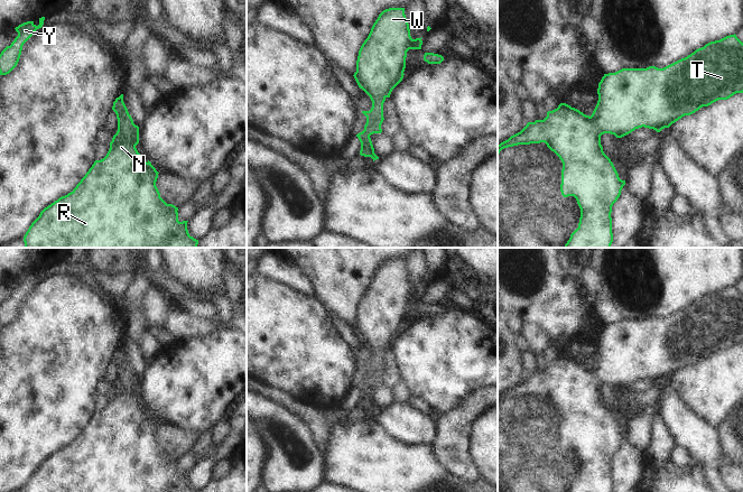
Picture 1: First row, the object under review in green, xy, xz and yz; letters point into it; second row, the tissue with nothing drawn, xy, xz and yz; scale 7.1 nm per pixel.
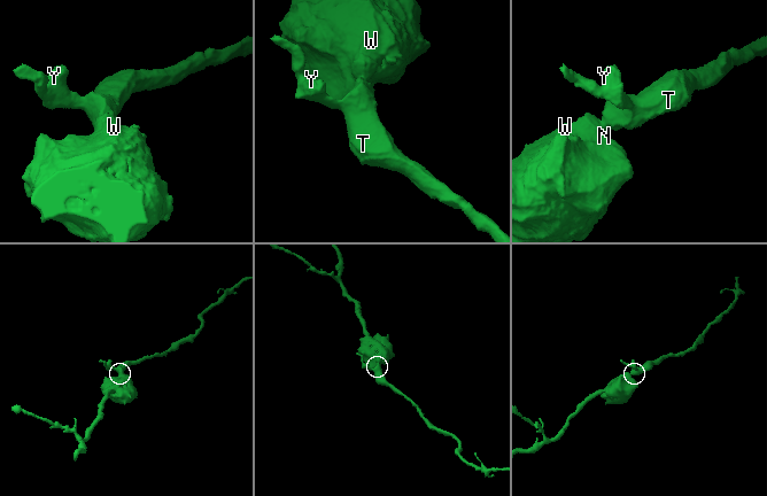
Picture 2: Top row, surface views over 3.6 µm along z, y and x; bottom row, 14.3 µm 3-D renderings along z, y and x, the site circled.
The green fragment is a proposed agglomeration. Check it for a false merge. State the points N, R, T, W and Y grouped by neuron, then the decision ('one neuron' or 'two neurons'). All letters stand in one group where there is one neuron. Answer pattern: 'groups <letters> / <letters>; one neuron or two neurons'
groups N R T W Y; one neuron

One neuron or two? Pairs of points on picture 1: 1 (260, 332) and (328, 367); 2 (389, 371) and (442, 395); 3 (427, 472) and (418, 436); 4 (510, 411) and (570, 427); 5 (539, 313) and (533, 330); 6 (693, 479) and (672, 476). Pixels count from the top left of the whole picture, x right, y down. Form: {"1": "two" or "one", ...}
{"1": "one", "2": "two", "3": "two", "4": "one", "5": "two", "6": "one"}

